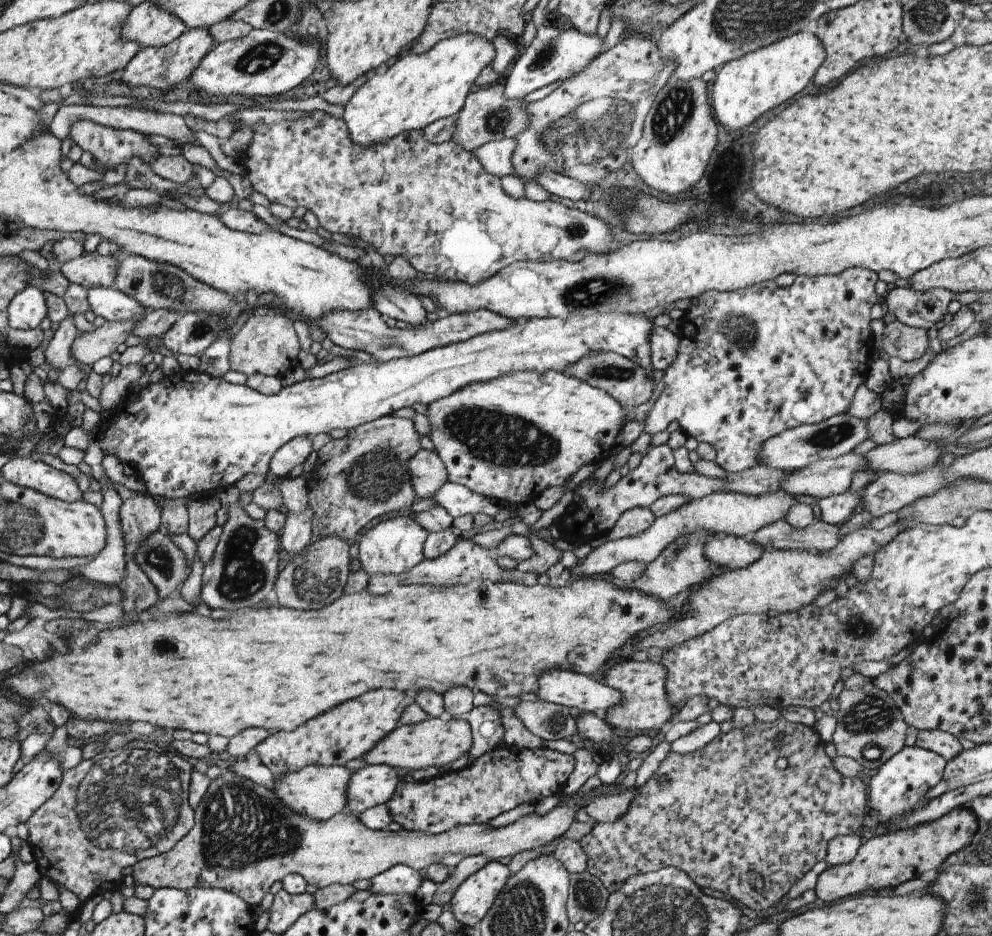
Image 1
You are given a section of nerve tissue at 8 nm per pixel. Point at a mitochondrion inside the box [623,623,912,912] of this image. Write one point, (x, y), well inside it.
(868, 719)

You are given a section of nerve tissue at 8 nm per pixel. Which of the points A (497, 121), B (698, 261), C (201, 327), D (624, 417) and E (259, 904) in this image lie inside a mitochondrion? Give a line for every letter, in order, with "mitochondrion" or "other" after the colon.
A: mitochondrion
B: other
C: mitochondrion
D: other
E: other

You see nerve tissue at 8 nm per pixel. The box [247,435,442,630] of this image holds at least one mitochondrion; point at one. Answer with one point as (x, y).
(374, 477)

